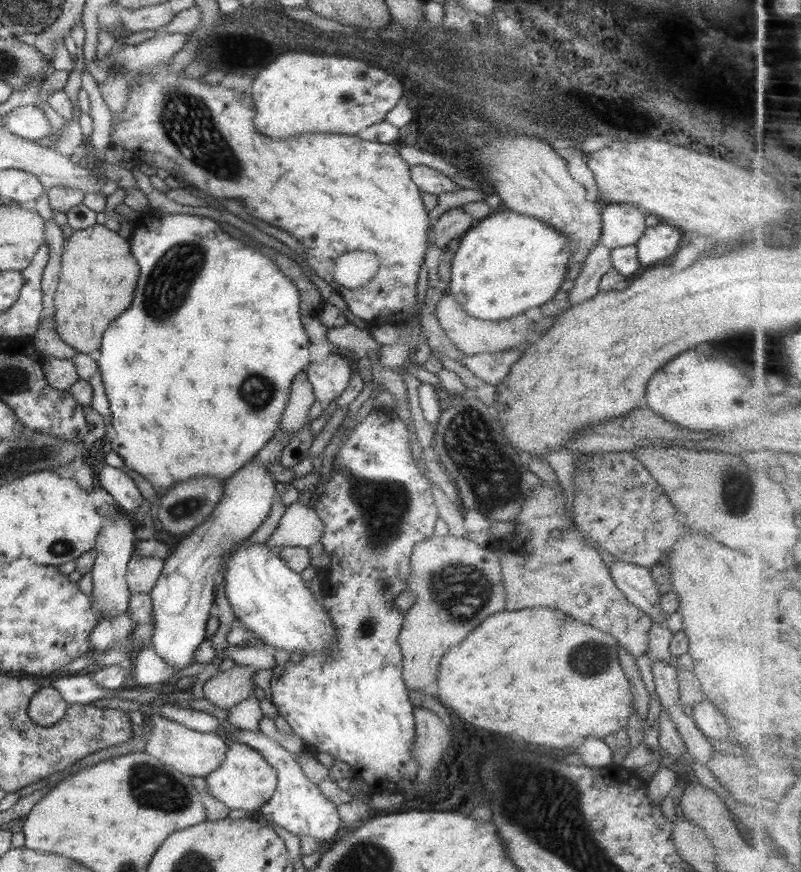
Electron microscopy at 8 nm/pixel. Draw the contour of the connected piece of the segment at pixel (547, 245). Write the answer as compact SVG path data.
M504 208L499 212L496 210L467 229L466 234L459 239L450 264L450 281L447 283L449 294L460 304L465 314L477 320L503 320L521 314L527 308L541 306L553 299L561 282L567 277L567 262L570 258L568 242L570 240L565 235L541 220L521 216Z

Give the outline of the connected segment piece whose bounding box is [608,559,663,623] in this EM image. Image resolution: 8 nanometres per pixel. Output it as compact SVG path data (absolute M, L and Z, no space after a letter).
M614 559L608 567L610 577L617 590L651 621L663 622L659 601L661 594L649 574L648 567L638 567Z

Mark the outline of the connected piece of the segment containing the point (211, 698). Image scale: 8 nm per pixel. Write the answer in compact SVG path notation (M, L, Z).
M245 665L233 666L227 672L213 675L203 684L203 695L208 703L228 710L247 699L254 692L255 671Z

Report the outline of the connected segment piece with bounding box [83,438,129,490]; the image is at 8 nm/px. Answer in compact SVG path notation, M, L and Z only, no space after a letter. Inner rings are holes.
M106 438L89 439L87 456L83 459L83 463L88 466L91 465L89 467L92 473L93 482L91 482L91 487L93 490L99 489L98 472L110 461L115 468L121 469L124 473L128 472L129 468L125 467L121 458L111 450L109 440Z

